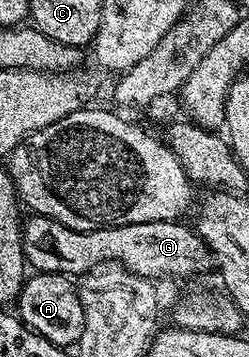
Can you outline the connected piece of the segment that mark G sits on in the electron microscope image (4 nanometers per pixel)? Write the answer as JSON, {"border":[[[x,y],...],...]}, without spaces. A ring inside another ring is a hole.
{"border":[[[31,216],[28,219],[23,228],[23,256],[26,265],[35,272],[82,276],[108,264],[118,264],[142,278],[160,280],[195,278],[213,266],[211,250],[183,220],[157,220],[86,231],[63,226],[52,218]]]}

